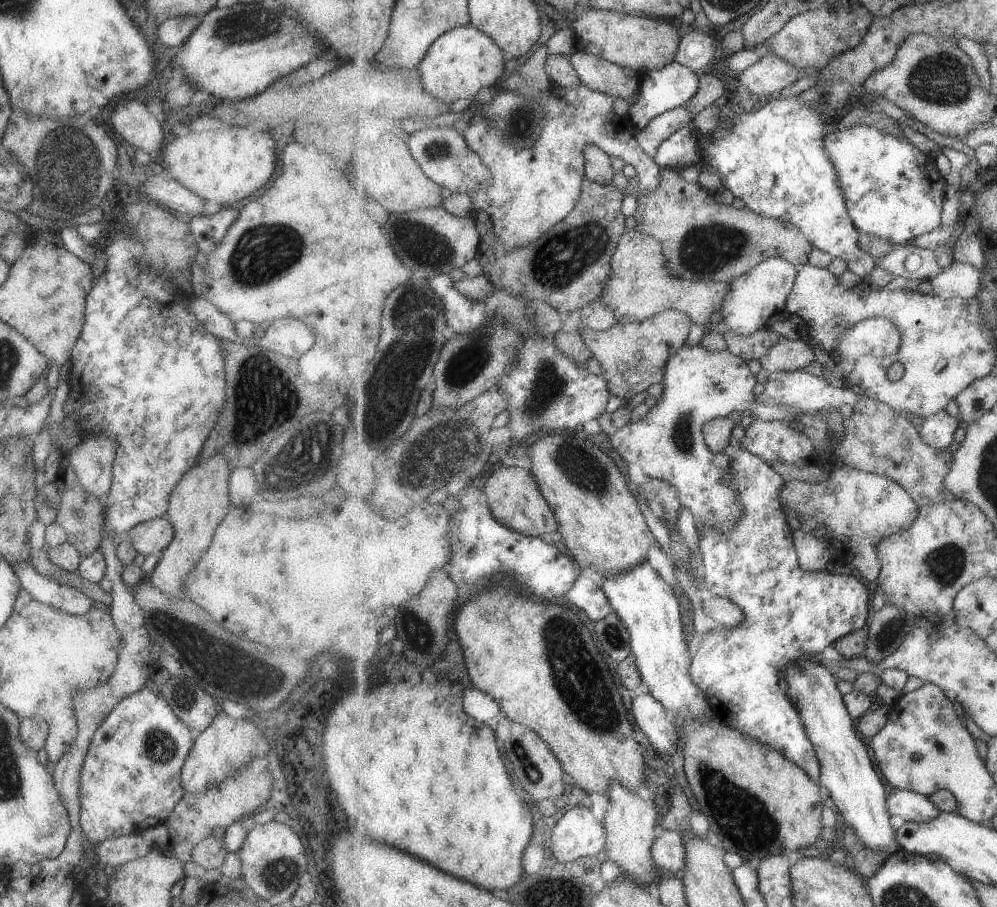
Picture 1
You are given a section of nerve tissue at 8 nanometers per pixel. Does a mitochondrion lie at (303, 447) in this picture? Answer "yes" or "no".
yes

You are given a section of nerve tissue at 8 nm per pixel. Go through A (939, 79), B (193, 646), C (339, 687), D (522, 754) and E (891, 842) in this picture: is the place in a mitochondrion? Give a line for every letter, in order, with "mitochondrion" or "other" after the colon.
A: mitochondrion
B: mitochondrion
C: other
D: mitochondrion
E: other

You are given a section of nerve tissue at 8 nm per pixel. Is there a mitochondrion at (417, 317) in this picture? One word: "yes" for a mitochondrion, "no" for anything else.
yes

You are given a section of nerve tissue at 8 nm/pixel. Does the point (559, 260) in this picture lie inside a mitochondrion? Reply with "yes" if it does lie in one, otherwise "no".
yes

